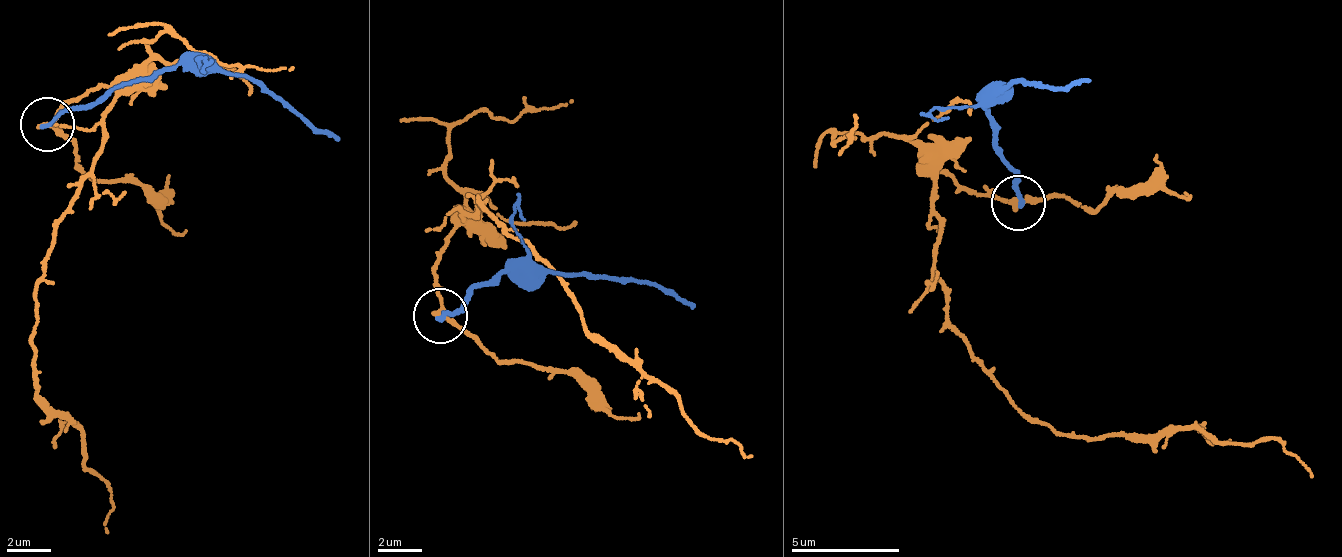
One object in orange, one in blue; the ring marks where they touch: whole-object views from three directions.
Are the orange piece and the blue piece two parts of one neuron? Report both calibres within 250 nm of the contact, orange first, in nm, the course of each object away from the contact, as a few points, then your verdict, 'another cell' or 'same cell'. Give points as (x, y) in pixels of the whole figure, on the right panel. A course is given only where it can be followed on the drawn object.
calibres 200 and 220 nm; course orange (1018, 200), (937, 173), (949, 323), (1010, 403), (1088, 439), (1276, 438), (1311, 476); course blue (1018, 200), (987, 105), (1016, 78), (1039, 82), (1090, 81); another cell

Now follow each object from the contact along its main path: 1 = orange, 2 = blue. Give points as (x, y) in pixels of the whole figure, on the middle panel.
1: (440, 315), (438, 251), (482, 198), (483, 204), (522, 240), (593, 333), (649, 377), (712, 440), (751, 455)
2: (440, 315), (511, 269), (579, 277), (632, 278), (693, 308)

